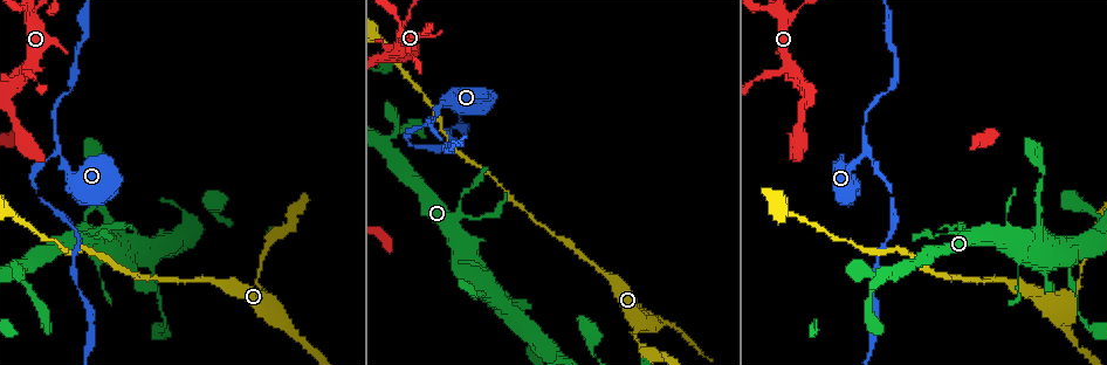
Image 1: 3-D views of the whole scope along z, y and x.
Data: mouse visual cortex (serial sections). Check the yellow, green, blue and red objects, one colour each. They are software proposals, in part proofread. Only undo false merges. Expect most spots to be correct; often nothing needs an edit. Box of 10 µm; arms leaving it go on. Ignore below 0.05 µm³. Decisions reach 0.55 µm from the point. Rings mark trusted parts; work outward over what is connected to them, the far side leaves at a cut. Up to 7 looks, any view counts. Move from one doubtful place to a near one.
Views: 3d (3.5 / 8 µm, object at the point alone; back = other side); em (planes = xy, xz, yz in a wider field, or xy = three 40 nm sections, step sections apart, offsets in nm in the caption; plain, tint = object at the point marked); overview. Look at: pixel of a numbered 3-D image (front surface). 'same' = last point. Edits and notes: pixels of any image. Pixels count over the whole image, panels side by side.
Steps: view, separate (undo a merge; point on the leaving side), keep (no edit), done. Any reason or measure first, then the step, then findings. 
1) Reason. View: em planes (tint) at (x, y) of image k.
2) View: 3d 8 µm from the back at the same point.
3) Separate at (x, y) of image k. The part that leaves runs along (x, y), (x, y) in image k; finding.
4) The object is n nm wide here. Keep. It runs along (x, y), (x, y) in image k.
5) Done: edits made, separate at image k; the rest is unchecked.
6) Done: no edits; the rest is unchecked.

Abrupt turn. View: 3d 3.5 µm at (257, 279) of image 1.

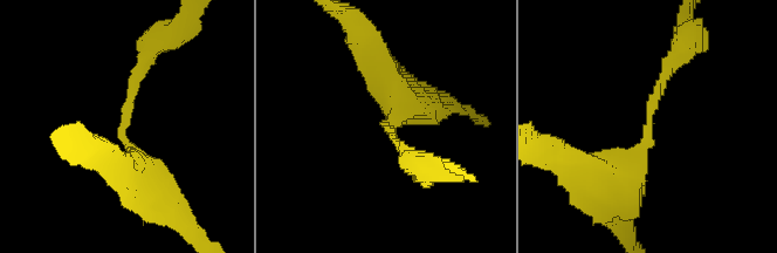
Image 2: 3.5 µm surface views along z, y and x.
Keep. It runs along (599, 169), (645, 148), (668, 61) in image 2; all the same cell.

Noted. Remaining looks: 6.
Arms part here. View: 3d 3.5 µm at (60, 152) of image 1.

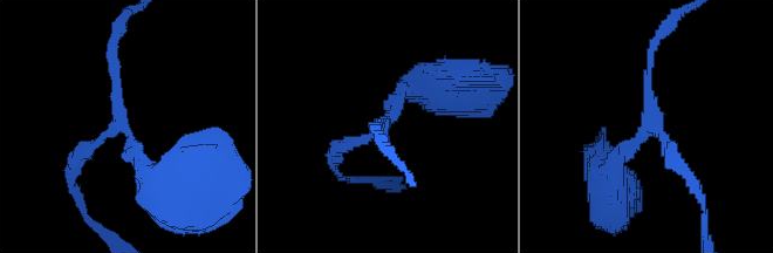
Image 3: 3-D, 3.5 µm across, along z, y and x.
3 arms meet here; the arms are 100, 200, 250 nm wide; need the tissue. View: em xy step 1 (tint) at (125, 126) of image 3.

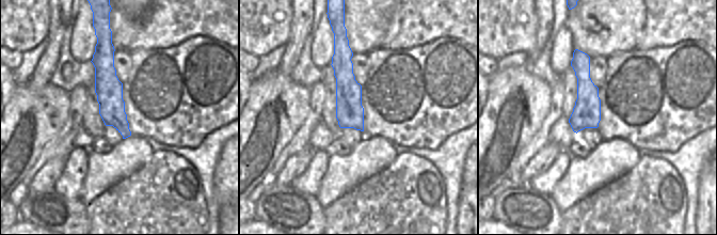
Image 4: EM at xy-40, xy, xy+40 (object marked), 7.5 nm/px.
The object is 200 nm wide here. Keep. It runs along (107, 46), (111, 109), (125, 135) in image 4; all the same cell.

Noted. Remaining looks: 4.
Three arms meet. View: 3d 3.5 µm at (775, 76) of image 1.

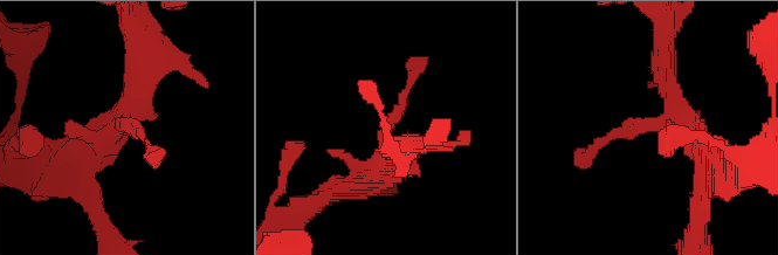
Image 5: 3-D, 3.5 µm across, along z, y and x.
3 arms meet here; the arms are 100, 300, 300 nm wide. View: em xy step 2 (tint) at (646, 129) of image 5.

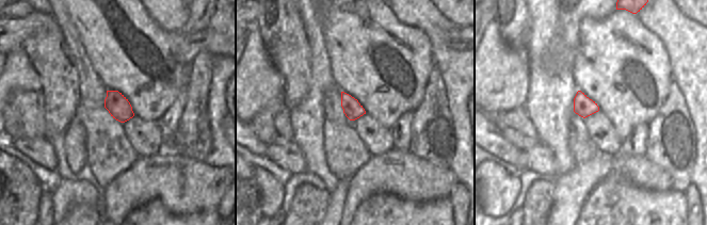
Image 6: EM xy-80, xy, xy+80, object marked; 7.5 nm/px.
The object is 140 nm wide here. Keep. It runs along (145, 74), (119, 124), (156, 153) in image 5; all the same cell.

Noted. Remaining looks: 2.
Done: no edits; the rest is unchecked.

